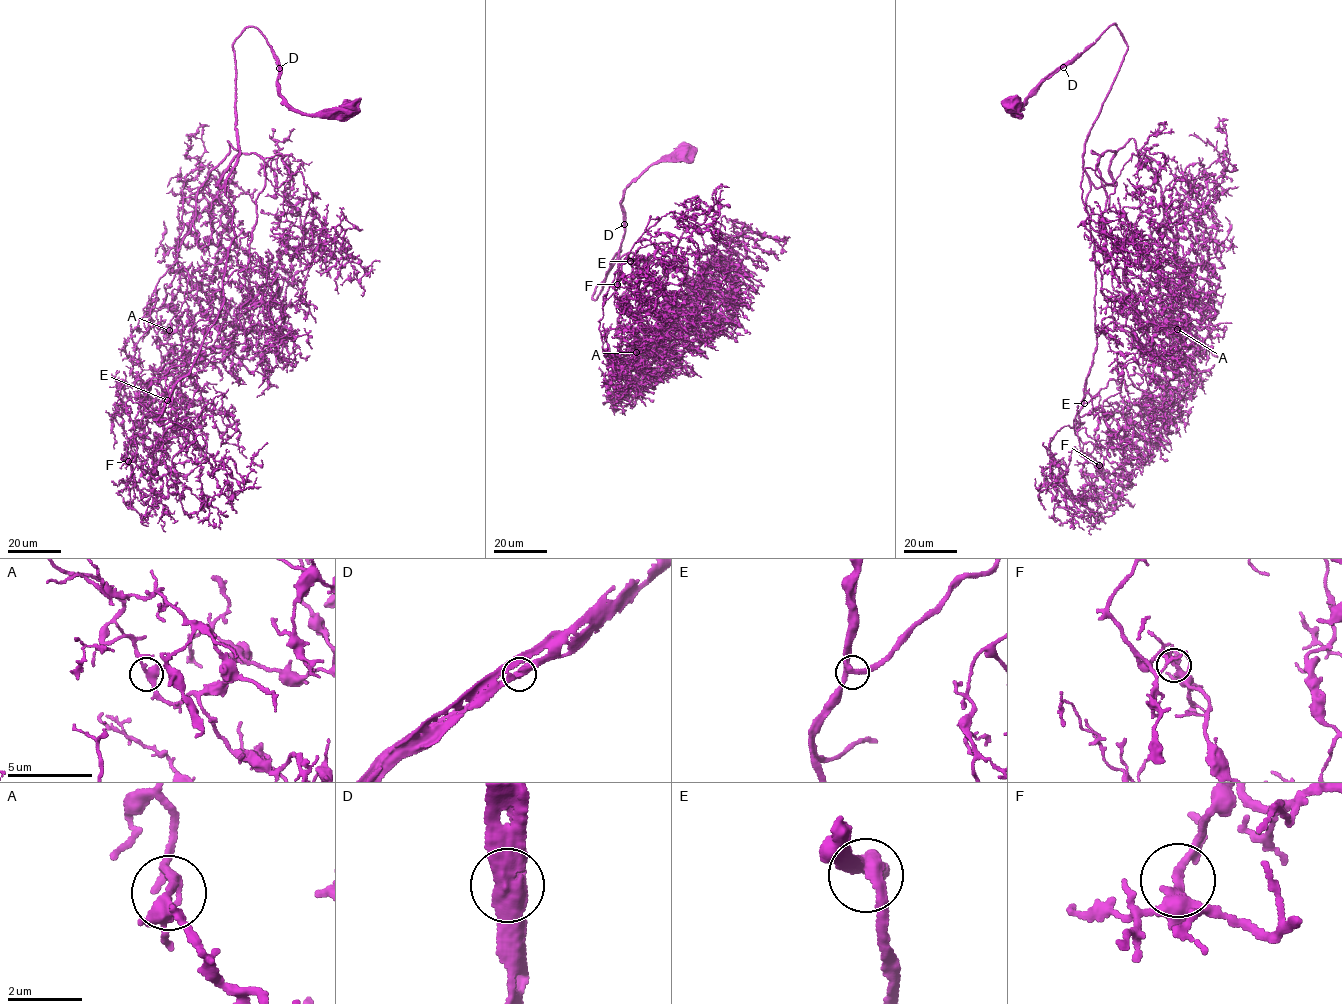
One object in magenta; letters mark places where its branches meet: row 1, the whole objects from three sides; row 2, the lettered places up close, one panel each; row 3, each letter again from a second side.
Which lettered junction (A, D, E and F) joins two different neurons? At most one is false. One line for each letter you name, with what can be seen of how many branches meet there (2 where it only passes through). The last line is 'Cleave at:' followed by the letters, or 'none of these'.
Cleave at: none of these

